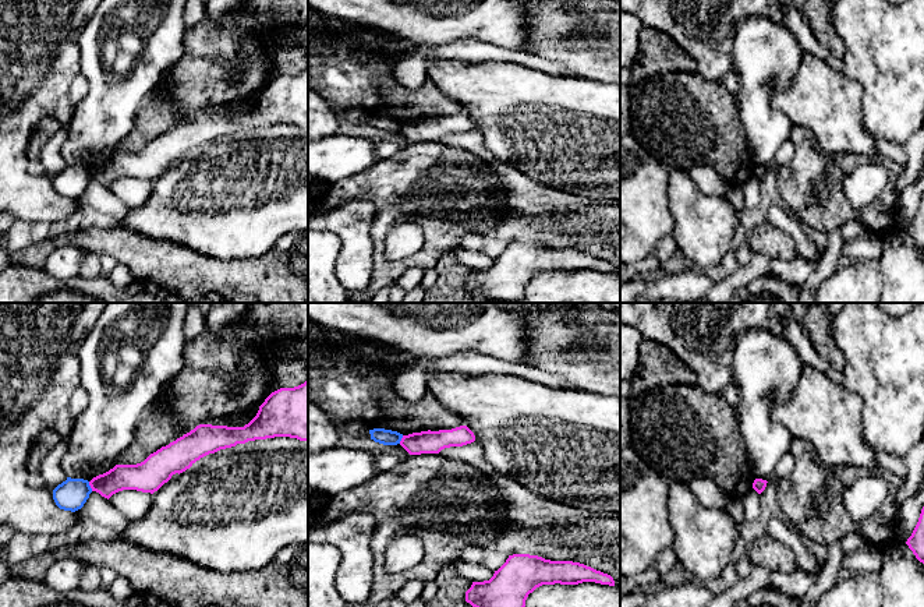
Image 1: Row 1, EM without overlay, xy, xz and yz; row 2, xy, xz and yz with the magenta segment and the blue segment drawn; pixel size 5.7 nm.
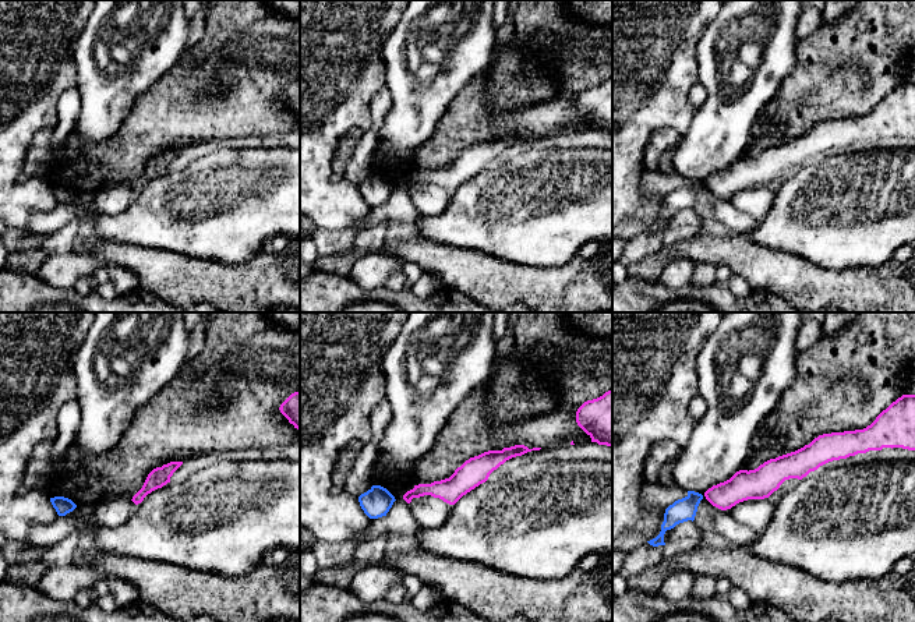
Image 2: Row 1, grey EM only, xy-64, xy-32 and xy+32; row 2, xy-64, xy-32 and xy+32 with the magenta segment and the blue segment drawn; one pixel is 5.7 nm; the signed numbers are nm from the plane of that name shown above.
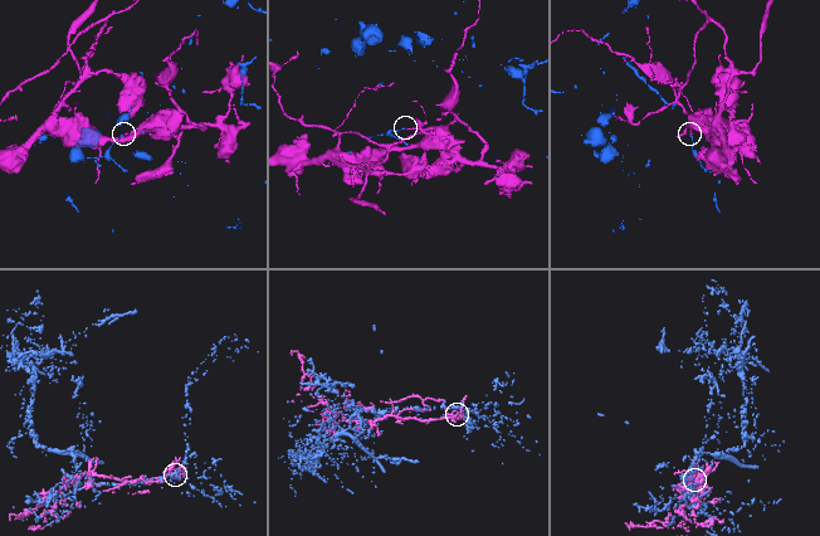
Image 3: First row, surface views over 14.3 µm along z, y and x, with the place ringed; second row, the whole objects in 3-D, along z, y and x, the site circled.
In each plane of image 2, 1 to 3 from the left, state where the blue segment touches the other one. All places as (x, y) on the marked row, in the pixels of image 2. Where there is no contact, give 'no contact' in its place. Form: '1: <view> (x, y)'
1: no contact
2: no contact
3: no contact

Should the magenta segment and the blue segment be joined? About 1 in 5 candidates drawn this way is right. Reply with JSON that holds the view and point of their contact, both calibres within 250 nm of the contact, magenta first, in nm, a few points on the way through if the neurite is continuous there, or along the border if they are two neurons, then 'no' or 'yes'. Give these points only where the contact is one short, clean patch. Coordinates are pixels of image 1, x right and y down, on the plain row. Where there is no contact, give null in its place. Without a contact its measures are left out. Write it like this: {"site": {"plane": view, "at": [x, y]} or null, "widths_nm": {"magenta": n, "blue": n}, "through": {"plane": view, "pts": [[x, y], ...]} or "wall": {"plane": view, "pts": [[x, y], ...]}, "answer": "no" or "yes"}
{"site": {"plane": "xy", "at": [89, 172]}, "widths_nm": {"magenta": 150, "blue": 180}, "wall": {"plane": "xy", "pts": [[88, 169], [92, 177]]}, "answer": "no"}

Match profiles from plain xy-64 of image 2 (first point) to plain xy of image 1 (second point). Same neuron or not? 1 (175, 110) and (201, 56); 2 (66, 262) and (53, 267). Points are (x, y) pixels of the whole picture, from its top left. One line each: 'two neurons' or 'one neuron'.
1: two neurons
2: one neuron

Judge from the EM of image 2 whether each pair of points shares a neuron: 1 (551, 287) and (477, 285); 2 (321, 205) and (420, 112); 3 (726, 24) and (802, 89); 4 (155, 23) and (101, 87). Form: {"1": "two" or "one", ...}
{"1": "one", "2": "two", "3": "two", "4": "one"}

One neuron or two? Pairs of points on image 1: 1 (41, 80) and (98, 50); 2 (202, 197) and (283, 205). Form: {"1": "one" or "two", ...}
{"1": "two", "2": "one"}

